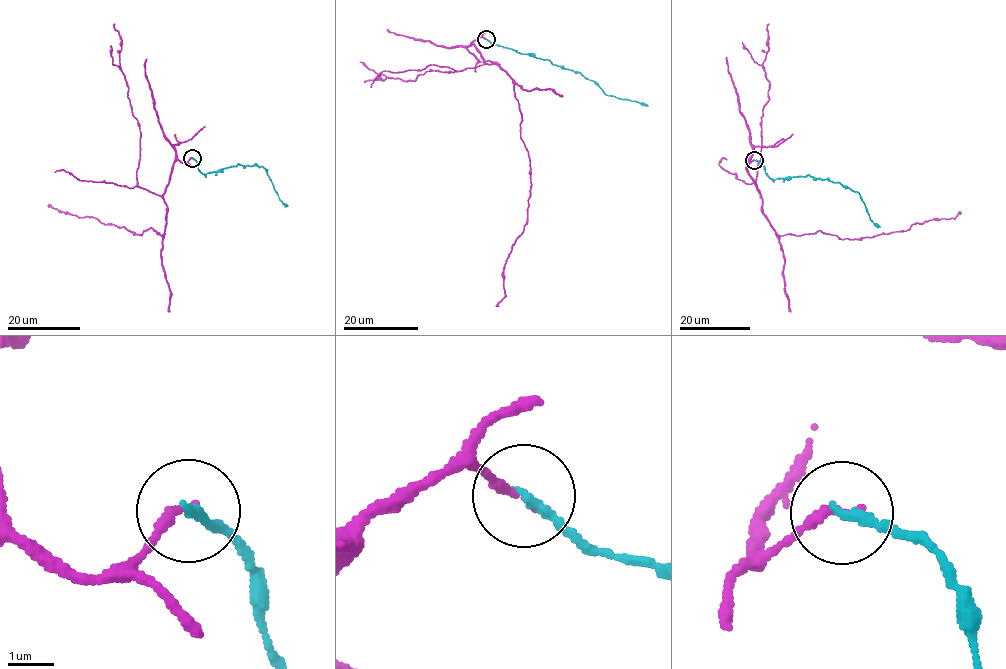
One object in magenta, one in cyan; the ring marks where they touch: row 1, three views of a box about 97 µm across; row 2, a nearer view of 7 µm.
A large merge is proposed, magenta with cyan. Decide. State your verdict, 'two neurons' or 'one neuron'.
two neurons

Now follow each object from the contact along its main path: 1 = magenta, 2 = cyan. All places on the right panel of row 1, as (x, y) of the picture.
1: (754, 160), (748, 171), (762, 213), (780, 236), (876, 236), (960, 212)
2: (754, 160), (761, 162), (767, 175), (774, 179), (807, 175), (840, 183), (859, 194), (870, 219), (880, 227)

